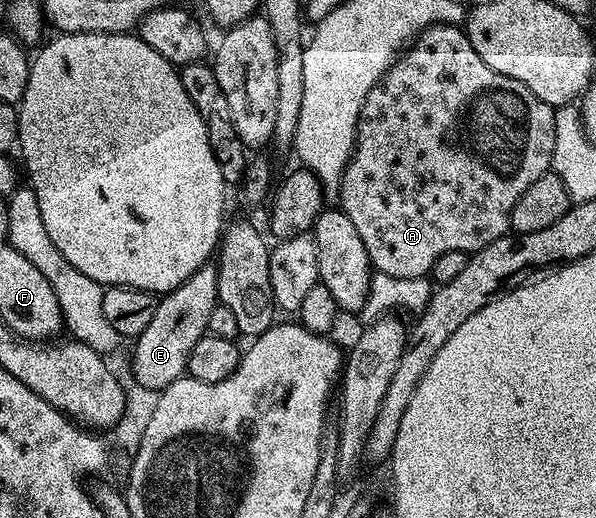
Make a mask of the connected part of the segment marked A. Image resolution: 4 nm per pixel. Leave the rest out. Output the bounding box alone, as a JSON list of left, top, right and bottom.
[337,24,555,279]

